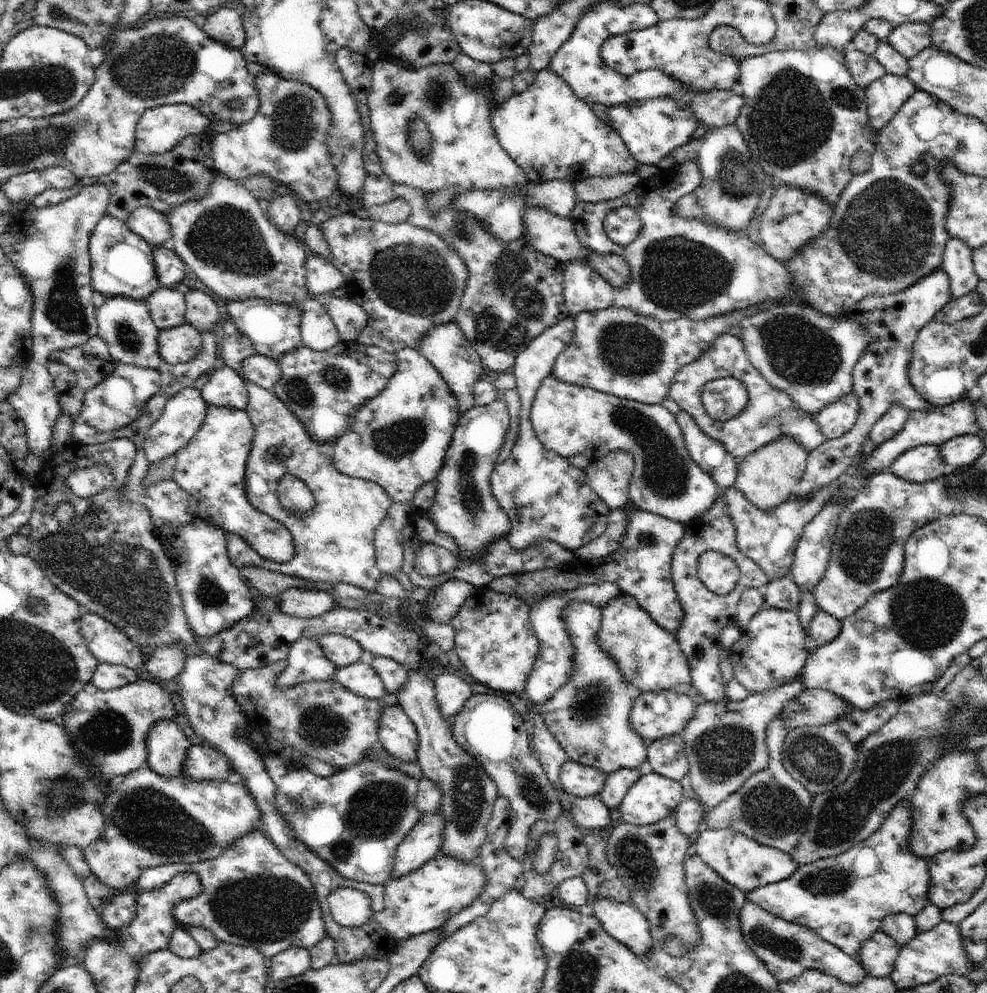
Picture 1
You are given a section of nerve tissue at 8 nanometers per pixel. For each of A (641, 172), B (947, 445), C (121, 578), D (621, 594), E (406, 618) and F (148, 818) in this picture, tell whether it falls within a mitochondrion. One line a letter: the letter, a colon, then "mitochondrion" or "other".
A: other
B: other
C: mitochondrion
D: other
E: other
F: mitochondrion

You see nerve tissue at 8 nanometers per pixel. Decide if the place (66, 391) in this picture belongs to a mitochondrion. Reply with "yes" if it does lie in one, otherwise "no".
no

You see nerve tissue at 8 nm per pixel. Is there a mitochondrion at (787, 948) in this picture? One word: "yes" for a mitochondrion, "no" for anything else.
yes

